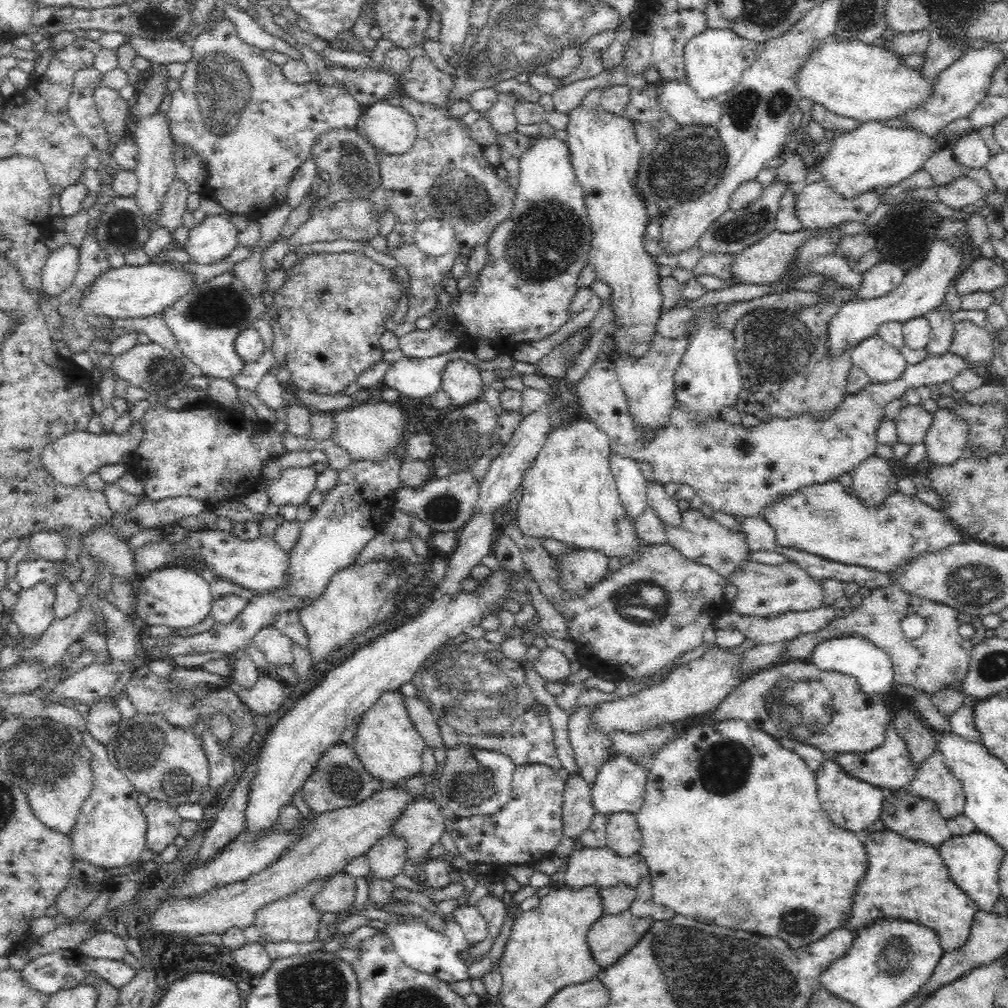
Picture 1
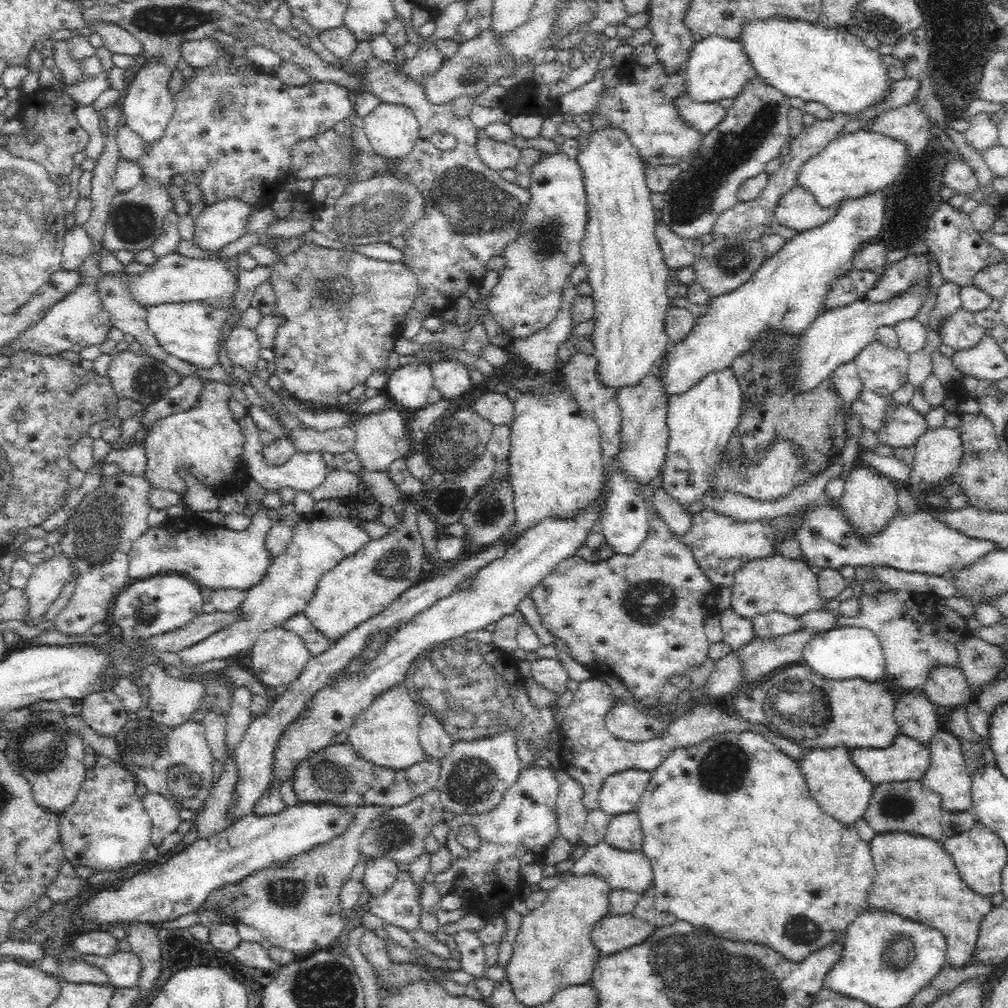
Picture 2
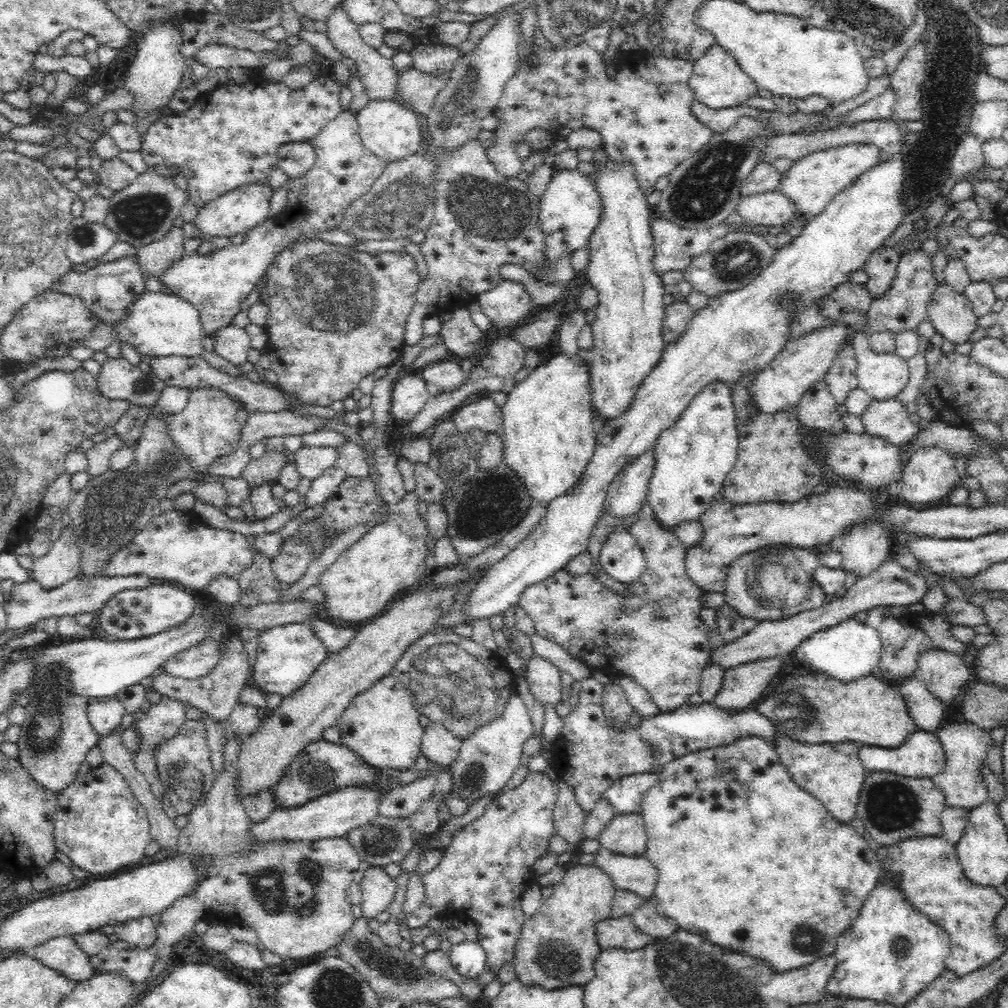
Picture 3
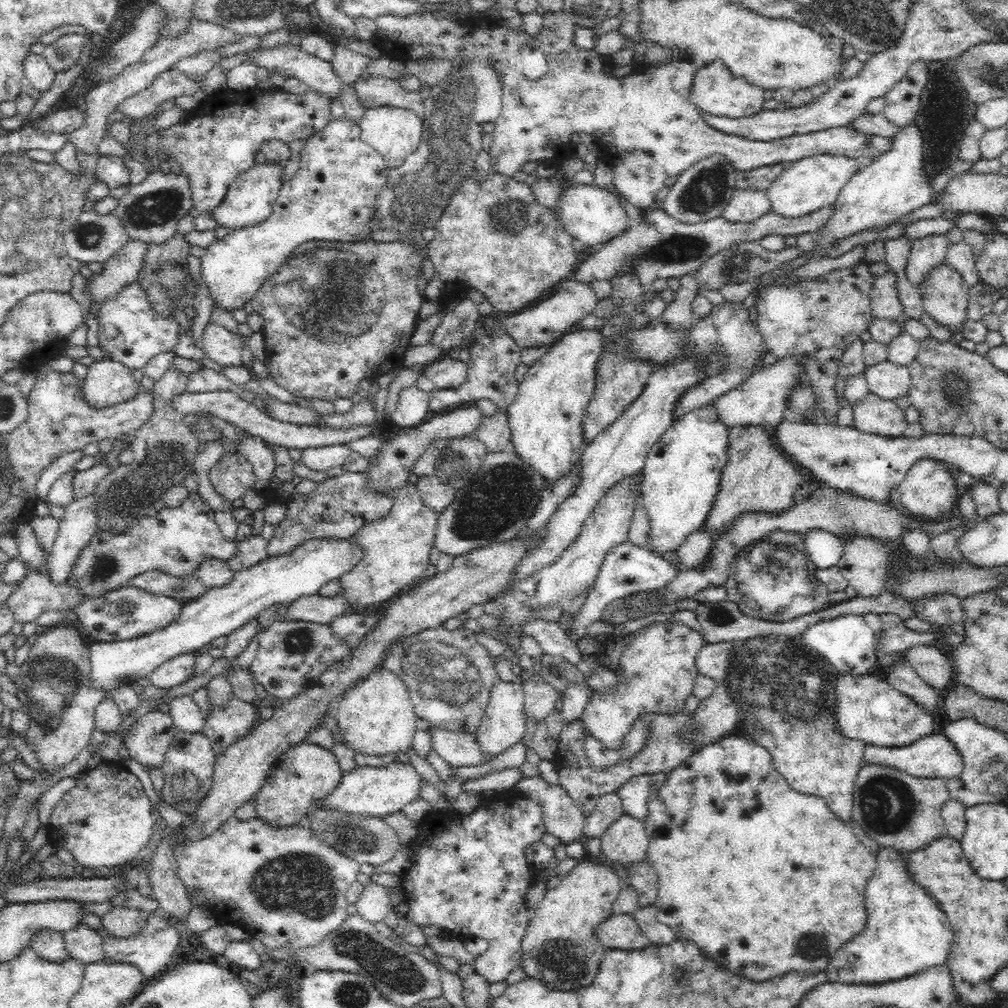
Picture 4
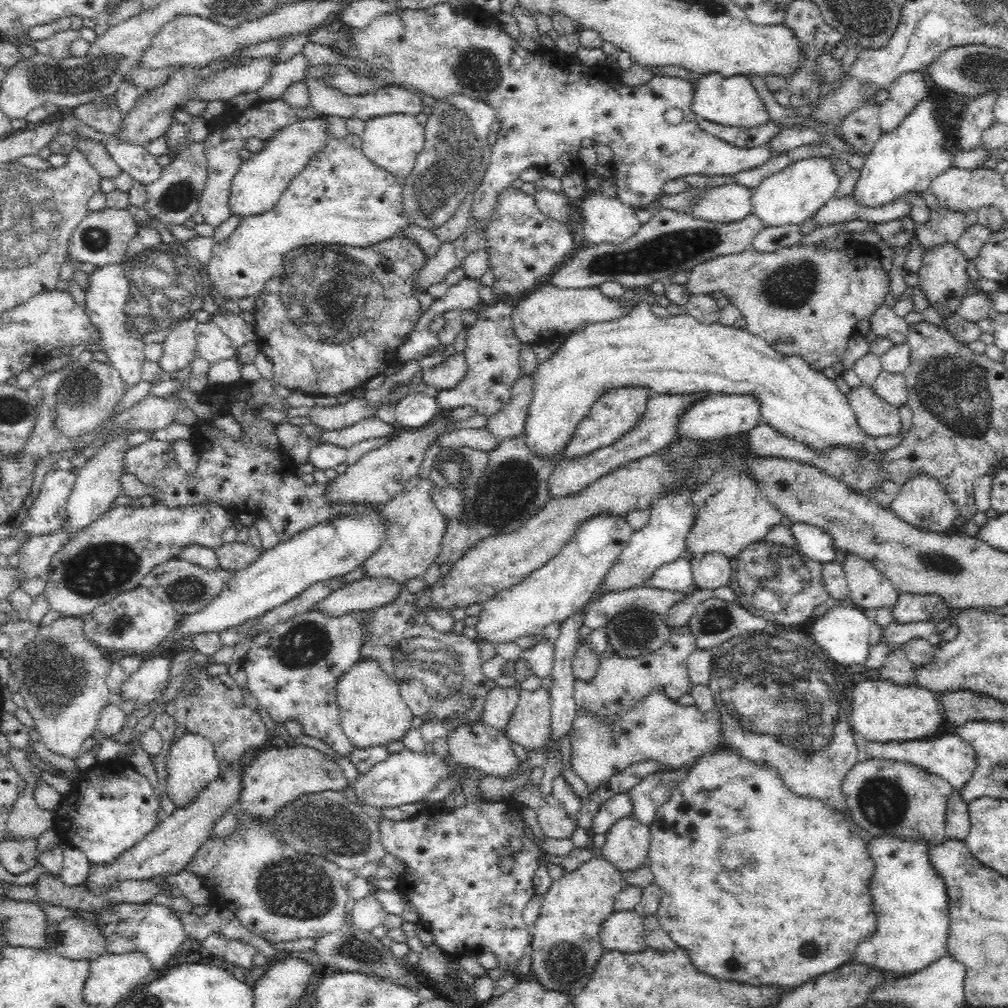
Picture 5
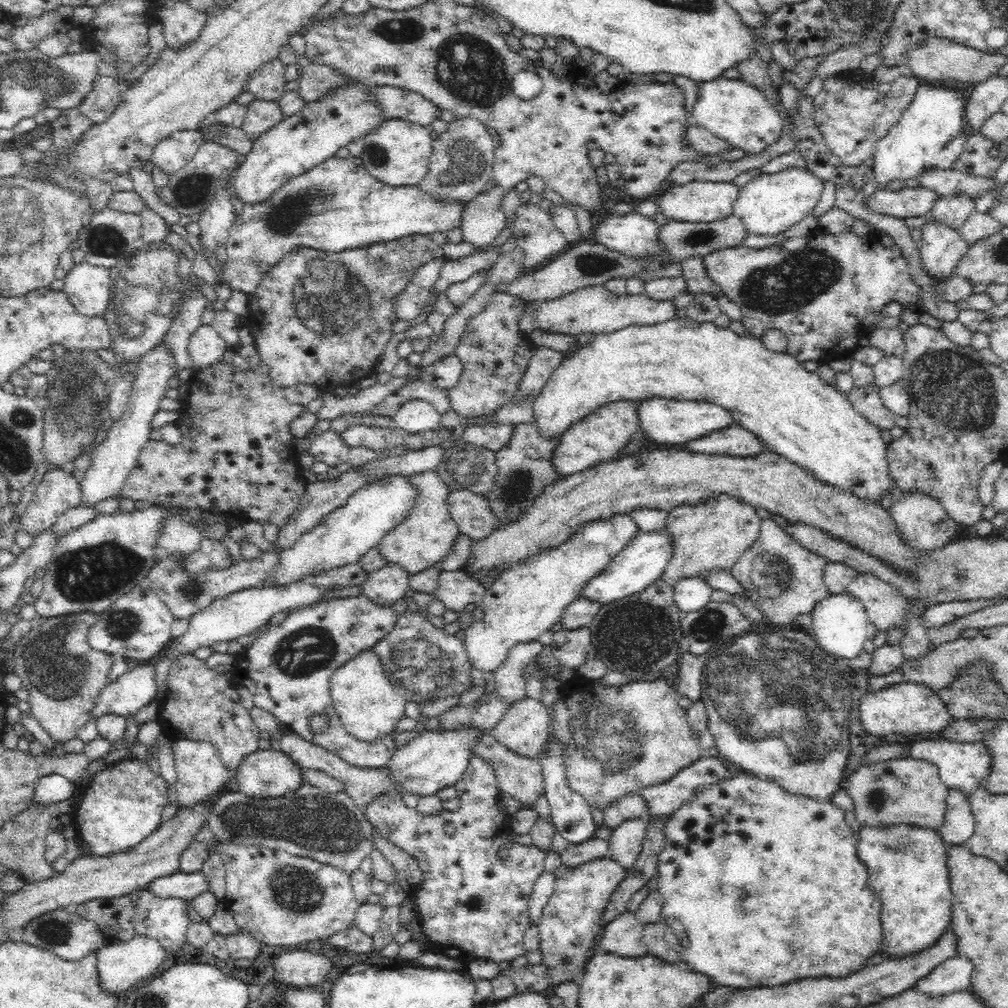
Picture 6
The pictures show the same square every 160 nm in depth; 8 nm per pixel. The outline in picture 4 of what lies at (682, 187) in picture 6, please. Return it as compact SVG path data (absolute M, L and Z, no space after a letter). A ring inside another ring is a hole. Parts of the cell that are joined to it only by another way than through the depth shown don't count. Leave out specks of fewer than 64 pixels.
M761 189L736 190L722 218L730 222L755 222L773 212L772 201Z

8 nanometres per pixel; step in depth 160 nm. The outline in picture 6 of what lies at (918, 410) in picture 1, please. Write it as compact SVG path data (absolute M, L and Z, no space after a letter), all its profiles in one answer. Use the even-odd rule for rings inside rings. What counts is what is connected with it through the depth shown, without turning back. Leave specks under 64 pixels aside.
M874 384L863 387L852 387L844 393L844 397L851 402L856 412L862 414L873 425L884 430L895 426L894 415L884 406L880 396L880 389Z

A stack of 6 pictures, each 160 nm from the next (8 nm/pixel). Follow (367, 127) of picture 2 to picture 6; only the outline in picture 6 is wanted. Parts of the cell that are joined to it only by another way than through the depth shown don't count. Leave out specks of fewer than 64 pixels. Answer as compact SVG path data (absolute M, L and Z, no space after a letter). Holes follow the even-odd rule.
M388 119L364 138L361 160L364 169L388 186L417 186L428 171L432 158L432 136L426 127L403 119Z

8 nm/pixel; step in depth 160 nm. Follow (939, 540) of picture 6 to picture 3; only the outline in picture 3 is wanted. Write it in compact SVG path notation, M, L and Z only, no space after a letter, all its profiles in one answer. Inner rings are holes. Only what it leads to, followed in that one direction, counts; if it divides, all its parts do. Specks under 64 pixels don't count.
M922 445L916 449L902 468L901 496L912 505L924 504L948 496L960 481L958 470L956 470L957 457L942 445Z

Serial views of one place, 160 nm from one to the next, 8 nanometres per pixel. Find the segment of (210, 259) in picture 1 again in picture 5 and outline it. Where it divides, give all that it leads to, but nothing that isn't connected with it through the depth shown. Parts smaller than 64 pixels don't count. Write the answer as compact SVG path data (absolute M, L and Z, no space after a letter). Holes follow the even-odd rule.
M320 115L312 120L286 126L264 141L260 153L254 153L232 178L229 196L230 210L241 217L252 217L270 210L288 188L291 180L309 164L309 160L325 147L332 135L327 132L328 117Z

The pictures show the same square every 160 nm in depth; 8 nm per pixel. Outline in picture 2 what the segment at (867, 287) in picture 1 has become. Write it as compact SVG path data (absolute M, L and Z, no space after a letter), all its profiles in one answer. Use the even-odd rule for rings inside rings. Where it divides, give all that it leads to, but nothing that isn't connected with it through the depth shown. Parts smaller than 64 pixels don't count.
M910 254L894 264L887 265L878 282L868 290L865 297L872 302L884 302L906 290L916 278L928 276L926 254Z

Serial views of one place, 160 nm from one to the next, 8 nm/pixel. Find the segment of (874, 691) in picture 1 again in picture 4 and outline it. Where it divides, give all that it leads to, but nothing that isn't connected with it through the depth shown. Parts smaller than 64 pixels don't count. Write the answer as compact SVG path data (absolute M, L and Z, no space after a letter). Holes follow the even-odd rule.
M844 614L833 620L821 621L810 626L804 634L798 636L798 639L799 644L813 654L822 656L820 660L828 662L838 674L862 676L877 665L877 639L874 631L866 624L862 615Z

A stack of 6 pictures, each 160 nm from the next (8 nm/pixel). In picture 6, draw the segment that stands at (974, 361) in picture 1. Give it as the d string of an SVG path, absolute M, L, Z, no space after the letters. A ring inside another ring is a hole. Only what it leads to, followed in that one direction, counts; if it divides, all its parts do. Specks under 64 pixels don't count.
M929 215L920 229L921 267L933 280L944 281L944 278L955 274L956 265L967 253L969 244L958 230L932 220Z

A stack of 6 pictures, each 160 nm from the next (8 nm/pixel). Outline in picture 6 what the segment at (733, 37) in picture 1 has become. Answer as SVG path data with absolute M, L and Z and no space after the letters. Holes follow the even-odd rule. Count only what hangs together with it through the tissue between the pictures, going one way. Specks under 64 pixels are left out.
M716 78L700 86L698 99L692 114L698 125L726 142L732 149L744 151L745 156L762 154L784 132L783 118L755 87L740 79Z

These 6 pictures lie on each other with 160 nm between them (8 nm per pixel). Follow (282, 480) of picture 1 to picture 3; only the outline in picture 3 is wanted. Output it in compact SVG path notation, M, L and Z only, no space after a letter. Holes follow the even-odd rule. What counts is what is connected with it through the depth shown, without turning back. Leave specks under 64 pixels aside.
M303 445L295 452L293 465L301 478L313 481L318 476L322 476L326 468L334 466L337 456L337 449L330 445L325 447Z

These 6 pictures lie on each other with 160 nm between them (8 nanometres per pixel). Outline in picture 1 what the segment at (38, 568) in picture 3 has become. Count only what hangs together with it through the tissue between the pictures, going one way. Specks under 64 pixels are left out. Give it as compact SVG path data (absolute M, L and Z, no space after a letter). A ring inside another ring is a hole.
M42 584L18 594L12 618L20 628L20 640L34 640L51 626L55 596L55 591Z

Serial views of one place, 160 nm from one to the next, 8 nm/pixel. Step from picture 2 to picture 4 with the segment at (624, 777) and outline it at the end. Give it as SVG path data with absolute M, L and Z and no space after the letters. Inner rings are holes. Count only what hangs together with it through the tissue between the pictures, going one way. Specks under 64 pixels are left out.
M665 773L641 774L633 776L616 790L616 796L620 799L624 815L628 815L641 821L647 813L648 797L654 793L664 782Z

